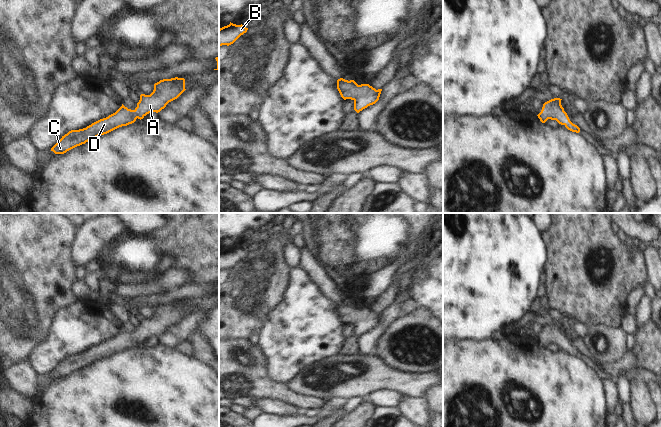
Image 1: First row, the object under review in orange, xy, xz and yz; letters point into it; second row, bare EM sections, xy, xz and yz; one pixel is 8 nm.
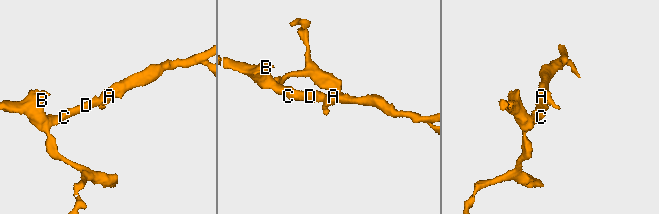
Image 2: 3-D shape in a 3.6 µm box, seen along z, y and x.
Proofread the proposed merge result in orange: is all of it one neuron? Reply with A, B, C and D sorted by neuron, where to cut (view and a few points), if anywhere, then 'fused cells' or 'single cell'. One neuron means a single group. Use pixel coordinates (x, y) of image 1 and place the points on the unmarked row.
A B C D | no cut | single cell

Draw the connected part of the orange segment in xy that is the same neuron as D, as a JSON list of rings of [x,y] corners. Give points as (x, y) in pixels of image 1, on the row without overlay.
[[[184,302],[163,303],[154,308],[154,314],[150,319],[141,318],[137,331],[128,333],[123,328],[113,338],[100,343],[86,352],[71,354],[51,372],[55,378],[64,378],[67,375],[85,368],[86,366],[107,358],[119,351],[127,350],[143,343],[151,336],[160,336],[166,329],[177,323],[185,315]]]

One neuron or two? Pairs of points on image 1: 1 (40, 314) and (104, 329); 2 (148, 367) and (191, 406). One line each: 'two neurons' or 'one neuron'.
1: two neurons
2: one neuron

